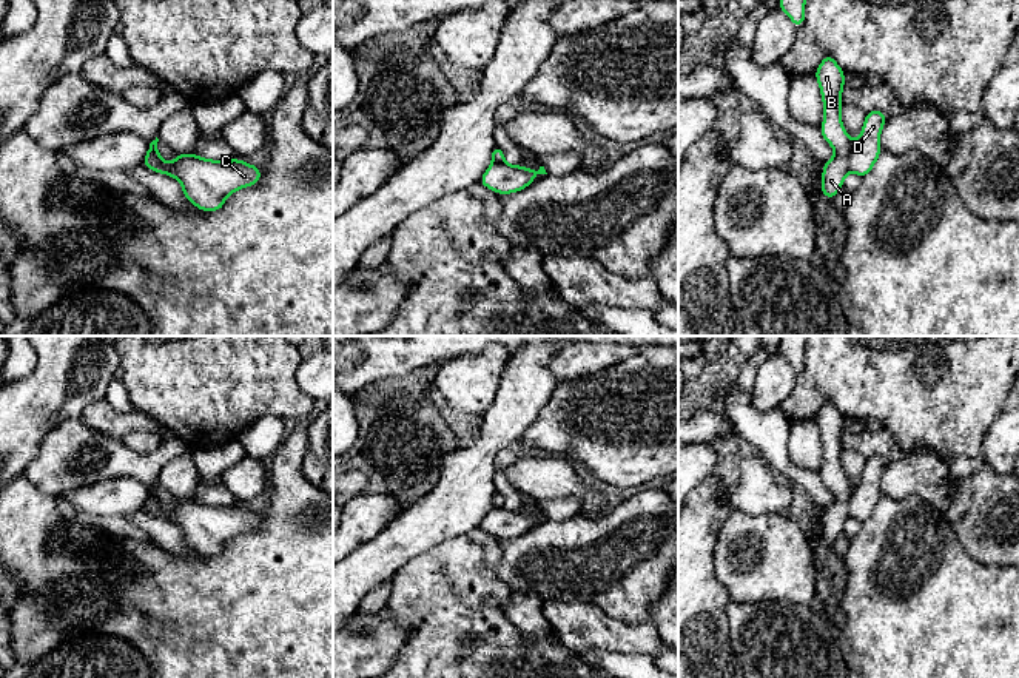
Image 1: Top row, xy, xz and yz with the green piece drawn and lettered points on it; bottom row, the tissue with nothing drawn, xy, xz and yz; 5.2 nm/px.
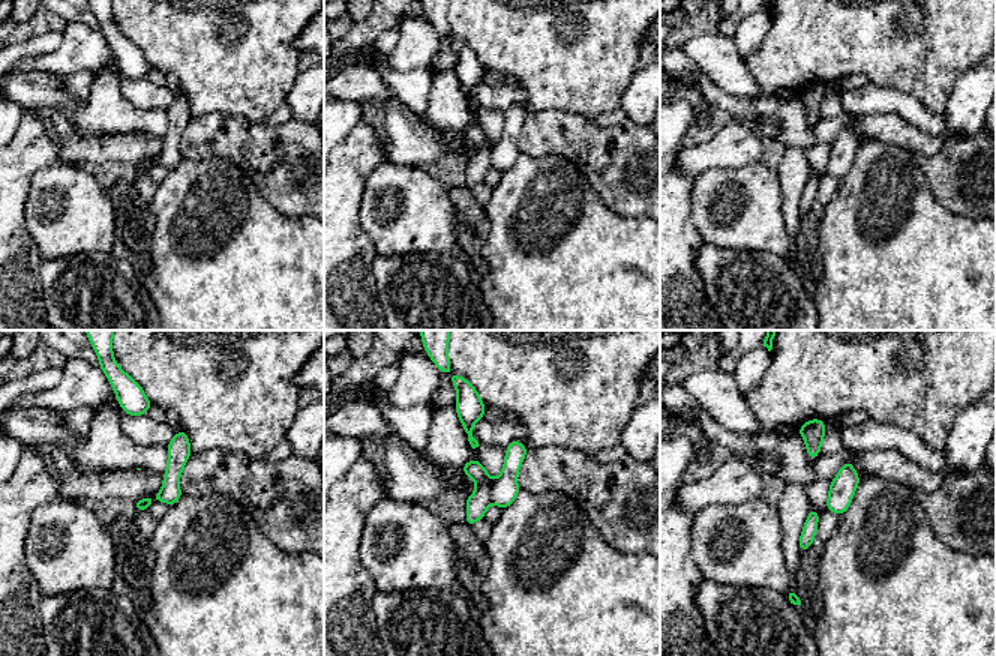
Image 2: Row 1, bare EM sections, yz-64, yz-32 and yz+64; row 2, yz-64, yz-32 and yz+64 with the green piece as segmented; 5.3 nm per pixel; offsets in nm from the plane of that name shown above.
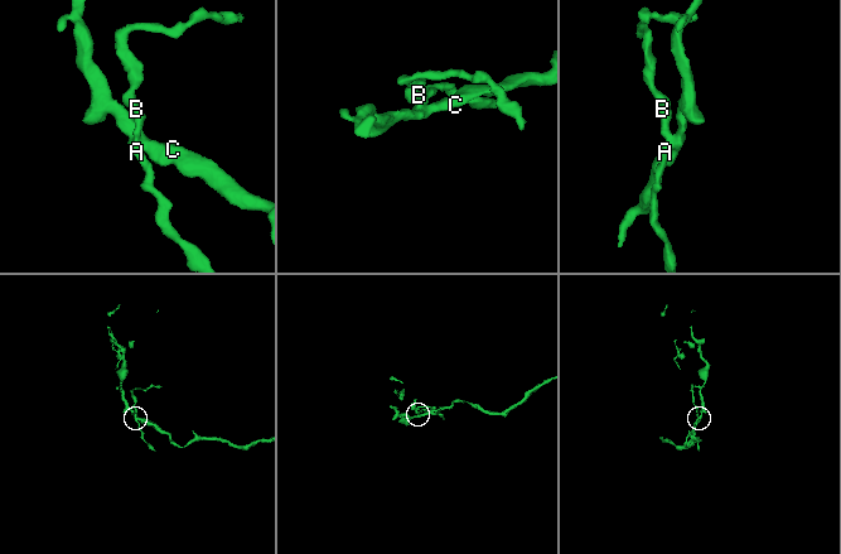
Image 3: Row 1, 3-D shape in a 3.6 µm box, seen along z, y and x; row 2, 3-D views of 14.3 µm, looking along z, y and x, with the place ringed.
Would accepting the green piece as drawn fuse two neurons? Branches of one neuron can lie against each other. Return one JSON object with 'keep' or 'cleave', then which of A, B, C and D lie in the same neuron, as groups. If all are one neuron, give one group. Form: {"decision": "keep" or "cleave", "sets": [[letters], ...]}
{"decision": "cleave", "sets": [["A", "B"], ["C", "D"]]}

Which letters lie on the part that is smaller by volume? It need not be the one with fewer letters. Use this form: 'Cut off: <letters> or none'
Cut off: A, B

